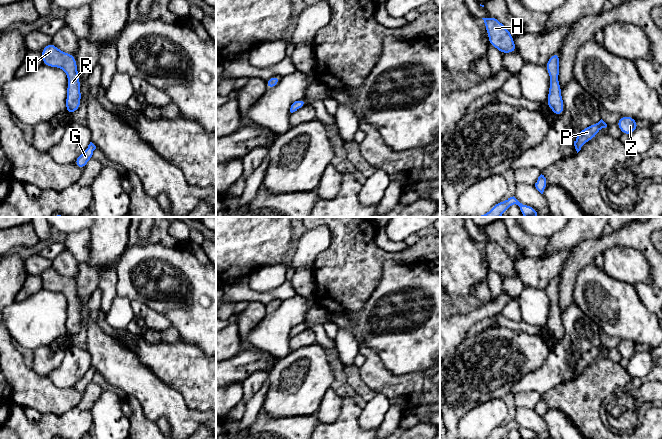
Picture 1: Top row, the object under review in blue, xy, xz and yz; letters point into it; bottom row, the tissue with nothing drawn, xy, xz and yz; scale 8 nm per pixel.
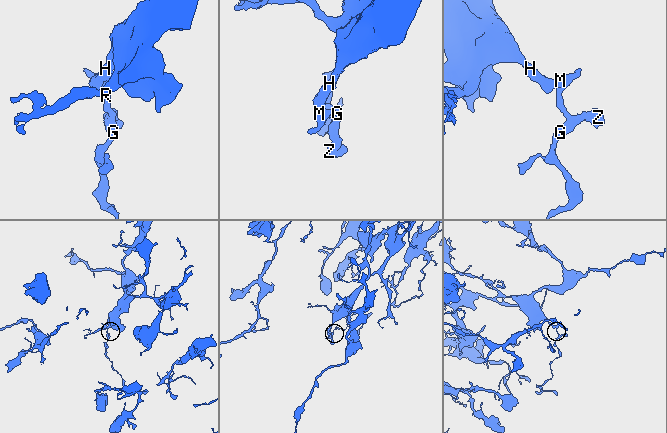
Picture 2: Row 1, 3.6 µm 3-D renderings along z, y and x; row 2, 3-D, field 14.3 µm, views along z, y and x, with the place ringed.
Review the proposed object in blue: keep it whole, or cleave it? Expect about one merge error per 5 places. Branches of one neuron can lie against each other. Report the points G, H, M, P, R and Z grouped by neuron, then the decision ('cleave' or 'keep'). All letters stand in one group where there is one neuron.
G H M P R Z | keep

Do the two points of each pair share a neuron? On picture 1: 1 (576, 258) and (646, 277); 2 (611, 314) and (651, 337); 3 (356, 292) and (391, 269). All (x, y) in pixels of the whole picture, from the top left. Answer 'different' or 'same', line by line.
1: different
2: same
3: different

